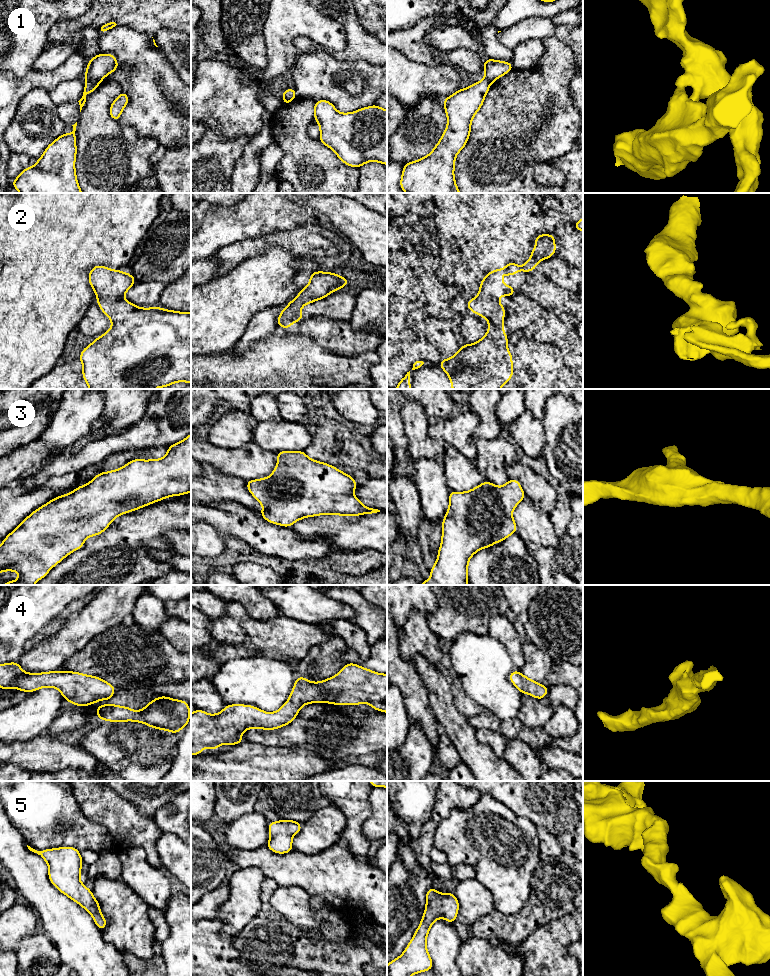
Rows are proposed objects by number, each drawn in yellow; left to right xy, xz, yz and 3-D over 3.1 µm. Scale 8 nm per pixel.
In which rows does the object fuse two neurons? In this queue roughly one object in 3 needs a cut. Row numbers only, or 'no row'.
1

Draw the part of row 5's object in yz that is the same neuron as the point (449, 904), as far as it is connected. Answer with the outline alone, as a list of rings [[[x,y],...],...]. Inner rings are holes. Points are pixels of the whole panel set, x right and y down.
[[[430,887],[426,892],[426,906],[418,929],[405,951],[387,965],[388,977],[410,977],[433,969],[433,961],[427,951],[427,935],[432,924],[439,918],[454,923],[459,902],[453,892],[443,894]]]

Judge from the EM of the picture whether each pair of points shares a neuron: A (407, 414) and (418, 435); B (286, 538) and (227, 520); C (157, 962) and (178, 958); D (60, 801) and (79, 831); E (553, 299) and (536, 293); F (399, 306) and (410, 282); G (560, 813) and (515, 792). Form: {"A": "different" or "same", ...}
{"A": "same", "B": "same", "C": "different", "D": "same", "E": "same", "F": "different", "G": "same"}

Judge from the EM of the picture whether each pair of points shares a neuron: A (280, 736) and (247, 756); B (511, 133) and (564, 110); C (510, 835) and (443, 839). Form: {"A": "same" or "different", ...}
{"A": "different", "B": "same", "C": "same"}

